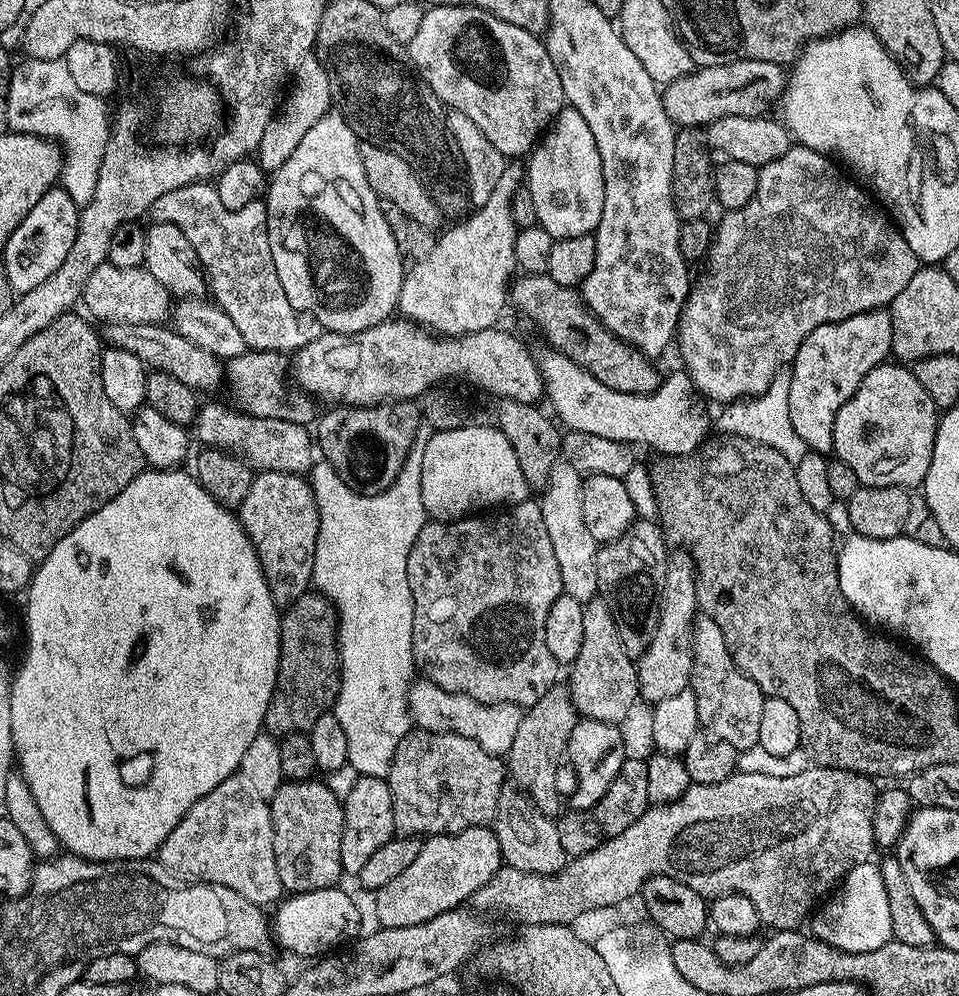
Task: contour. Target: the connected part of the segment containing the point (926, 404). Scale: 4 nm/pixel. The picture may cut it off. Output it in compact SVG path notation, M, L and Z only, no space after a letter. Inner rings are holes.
M885 362L866 378L854 390L850 402L838 410L838 418L834 418L834 442L832 452L835 459L846 462L854 474L858 474L861 485L898 486L909 490L923 485L926 474L930 470L930 458L934 454L936 427L940 425L940 416L936 403L922 390L922 382L914 378L911 367L900 362Z

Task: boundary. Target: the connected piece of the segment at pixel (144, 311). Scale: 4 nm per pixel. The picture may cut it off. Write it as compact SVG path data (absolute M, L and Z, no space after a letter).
M103 263L90 274L84 286L83 307L88 307L87 315L100 322L110 324L164 324L169 319L174 307L172 293L150 274L148 269L119 268L110 263Z

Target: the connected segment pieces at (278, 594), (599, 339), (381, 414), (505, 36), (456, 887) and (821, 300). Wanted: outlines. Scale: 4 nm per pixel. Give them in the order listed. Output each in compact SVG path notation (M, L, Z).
M262 472L252 477L250 491L238 509L240 524L250 538L270 586L276 607L290 607L313 587L314 550L318 542L318 502L311 483L298 472Z
M524 274L519 278L521 280L517 279L510 288L511 307L516 307L552 343L549 345L555 351L585 368L602 386L638 394L652 392L662 383L662 372L652 365L655 363L602 327L596 315L584 305L583 295L577 289L558 286L547 274Z
M394 400L386 404L371 404L354 408L351 406L332 406L328 413L321 415L314 425L314 440L324 451L323 459L356 492L381 492L386 490L396 480L396 476L402 470L402 466L408 457L408 451L412 449L412 443L416 440L416 431L422 427L422 412L411 400Z
M466 5L429 7L422 18L422 26L418 26L418 34L414 34L414 38L406 46L406 51L416 75L427 82L430 90L434 90L434 94L440 99L440 103L453 112L466 114L466 118L470 118L470 122L474 122L474 126L478 126L478 130L482 130L482 134L486 134L486 138L490 138L491 145L506 158L527 157L532 149L536 147L545 129L551 125L557 114L560 113L560 109L565 107L566 101L562 90L562 78L558 78L558 70L554 66L554 62L550 62L550 54L548 49L544 47L543 39L539 35L528 33L519 26L511 25L510 22L504 22L495 14L488 13L484 9L470 8Z
M491 827L467 828L458 834L427 837L420 845L418 858L414 858L414 863L374 893L377 920L375 923L381 928L397 928L418 926L418 922L430 922L430 918L438 918L438 914L446 914L471 901L475 892L486 886L486 882L494 878L494 874L501 866L498 838Z
M789 146L786 154L782 154L782 158L774 158L774 162L763 164L758 170L758 190L754 198L750 198L750 202L746 202L746 206L738 210L725 211L720 224L718 220L712 237L712 248L706 257L708 273L701 278L697 288L695 285L689 291L688 300L685 301L684 308L680 311L680 322L674 337L675 343L677 345L680 343L680 356L684 359L683 371L687 372L692 379L692 384L701 397L709 401L712 399L731 402L761 396L770 386L770 382L774 382L777 374L785 371L796 359L798 346L802 346L810 330L818 330L818 326L830 322L842 322L854 314L862 314L875 308L887 309L892 300L898 298L898 294L902 294L906 282L910 282L910 278L914 278L914 274L922 267L914 250L910 250L906 238L900 233L895 223L877 207L873 197L859 183L851 184L843 174L845 175L825 153L799 146Z

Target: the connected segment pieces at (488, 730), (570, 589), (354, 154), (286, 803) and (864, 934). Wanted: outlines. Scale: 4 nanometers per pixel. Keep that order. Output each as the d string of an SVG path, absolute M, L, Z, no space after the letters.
M420 678L408 690L408 714L413 725L425 732L449 732L462 738L470 738L490 754L507 757L518 726L522 726L525 709L517 704L483 704L464 692L447 692L434 682Z
M558 462L550 470L550 478L542 489L538 503L542 510L542 522L550 533L550 543L554 545L554 555L558 558L558 571L562 574L563 595L578 598L581 602L597 599L598 566L596 550L598 541L590 530L586 530L586 518L582 518L582 473L574 470L567 462Z
M329 110L324 117L319 118L318 122L315 122L314 126L307 131L302 137L302 142L299 142L295 147L294 152L290 155L290 158L286 159L286 162L282 163L280 169L271 173L268 187L266 189L266 199L264 205L266 206L266 226L268 227L268 237L270 238L270 258L274 258L274 270L278 270L278 282L282 282L282 290L286 290L286 298L290 298L290 306L294 306L299 312L308 312L310 315L320 323L321 329L329 332L361 332L366 330L370 326L378 326L384 320L389 319L400 307L400 295L402 294L402 282L404 281L404 273L406 271L406 256L403 251L398 248L398 242L395 241L395 236L390 225L386 222L386 218L382 214L382 210L379 209L379 196L376 196L374 190L370 188L370 184L366 178L366 172L363 170L362 154L360 153L360 145L362 143L361 137L356 135L355 130L348 124L347 118L338 110Z
M319 779L310 780L290 780L280 785L270 801L272 809L272 829L274 830L274 858L278 862L278 878L282 882L284 892L295 894L297 892L313 892L314 890L322 890L323 888L331 888L337 883L336 880L342 876L340 866L340 851L342 850L342 838L344 837L344 805L339 795L335 796L330 789L324 784L319 784Z
M871 860L852 868L815 916L810 922L811 935L844 952L866 953L893 939L890 904L879 865Z

